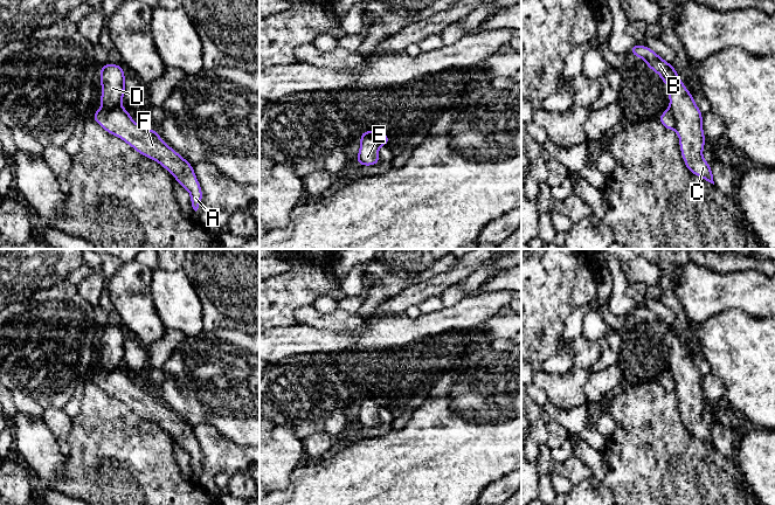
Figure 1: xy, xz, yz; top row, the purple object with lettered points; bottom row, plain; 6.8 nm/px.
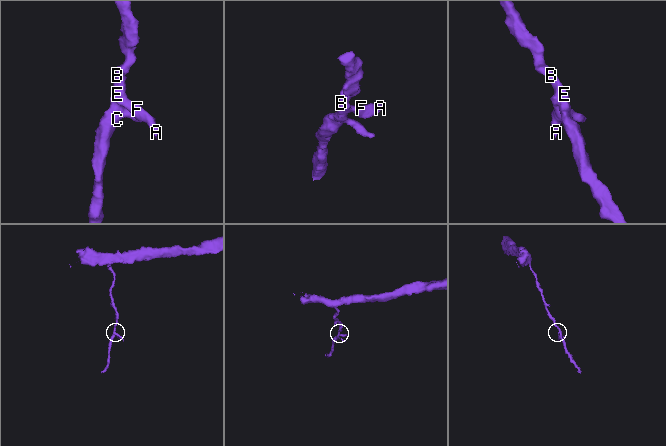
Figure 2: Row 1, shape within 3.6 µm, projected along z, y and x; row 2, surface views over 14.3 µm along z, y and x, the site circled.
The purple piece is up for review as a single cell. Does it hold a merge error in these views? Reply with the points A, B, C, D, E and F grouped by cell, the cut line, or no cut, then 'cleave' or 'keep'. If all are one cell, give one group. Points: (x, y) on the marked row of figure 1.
groups A F / B C D E; cut yz (669, 108), (675, 118), (675, 129); cleave

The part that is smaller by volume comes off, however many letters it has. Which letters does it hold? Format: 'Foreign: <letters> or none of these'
Foreign: A, F

